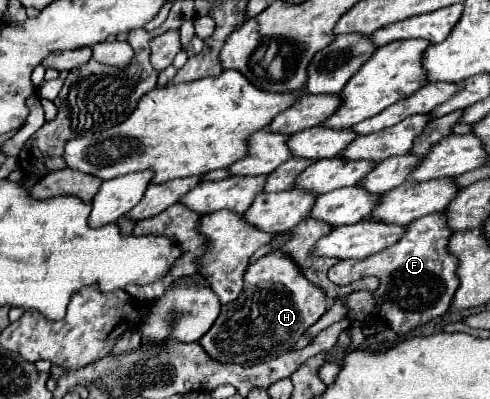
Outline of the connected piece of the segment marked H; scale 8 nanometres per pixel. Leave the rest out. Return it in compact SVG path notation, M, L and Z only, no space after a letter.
M273 251L261 257L245 271L243 293L229 305L221 307L217 323L201 339L203 349L221 363L251 365L269 361L293 351L303 333L327 311L327 295L305 279L297 263L285 251Z

